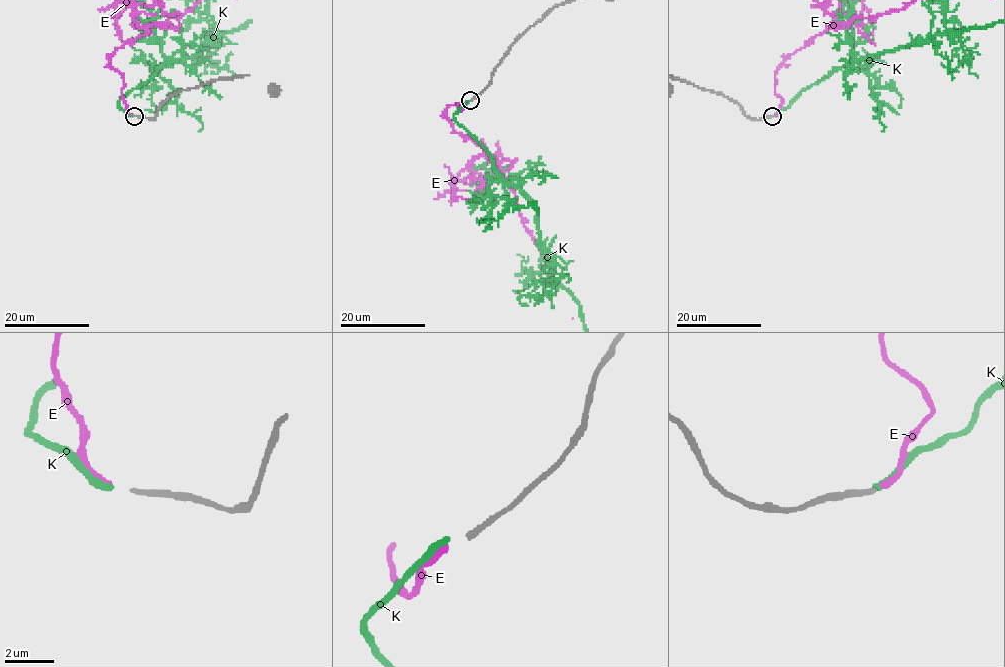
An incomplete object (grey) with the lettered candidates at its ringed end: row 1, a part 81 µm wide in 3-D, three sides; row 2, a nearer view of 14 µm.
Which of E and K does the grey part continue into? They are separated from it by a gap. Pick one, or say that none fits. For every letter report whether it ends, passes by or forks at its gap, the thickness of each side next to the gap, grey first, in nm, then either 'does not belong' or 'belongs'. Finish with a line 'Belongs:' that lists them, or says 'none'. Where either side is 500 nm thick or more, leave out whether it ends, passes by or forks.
E: it ends; calibres 220 and 260 nm; belongs
K: it ends; calibres 220 and 280 nm; does not belong
Belongs: E

